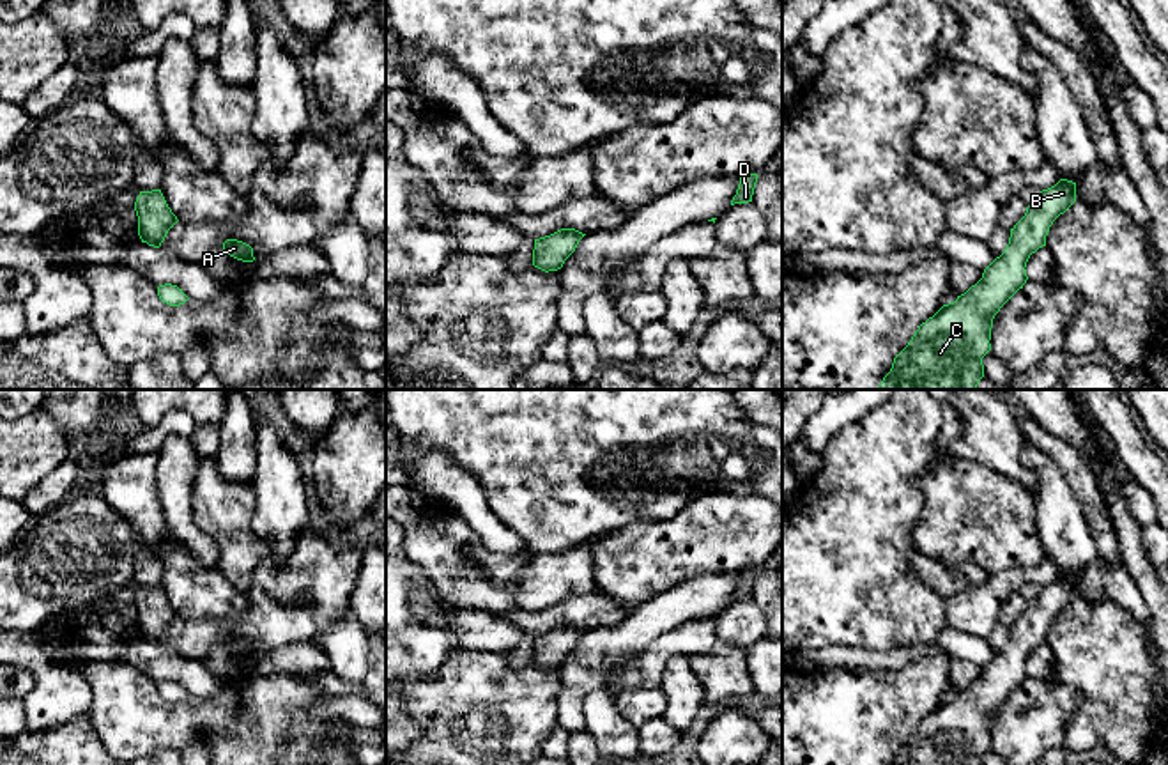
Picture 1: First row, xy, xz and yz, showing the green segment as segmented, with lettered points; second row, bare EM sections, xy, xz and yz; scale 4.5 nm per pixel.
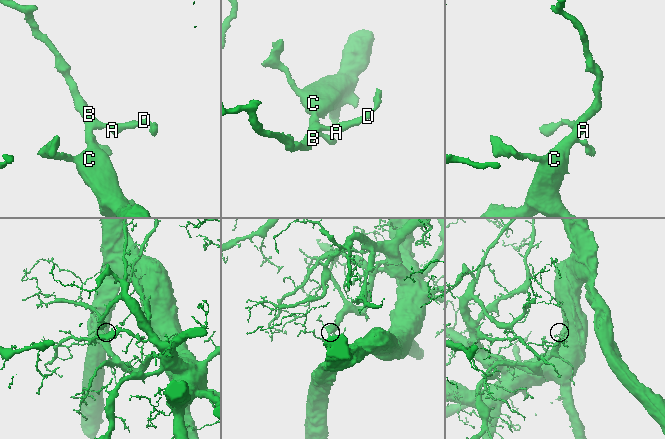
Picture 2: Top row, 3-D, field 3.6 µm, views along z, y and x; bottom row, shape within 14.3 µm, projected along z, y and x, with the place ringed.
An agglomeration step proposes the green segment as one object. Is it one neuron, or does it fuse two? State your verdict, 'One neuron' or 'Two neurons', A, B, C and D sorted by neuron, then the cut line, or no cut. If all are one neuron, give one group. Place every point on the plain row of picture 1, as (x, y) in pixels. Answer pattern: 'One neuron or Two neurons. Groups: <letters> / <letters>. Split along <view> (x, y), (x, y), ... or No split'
One neuron. Groups: A B C D. No split

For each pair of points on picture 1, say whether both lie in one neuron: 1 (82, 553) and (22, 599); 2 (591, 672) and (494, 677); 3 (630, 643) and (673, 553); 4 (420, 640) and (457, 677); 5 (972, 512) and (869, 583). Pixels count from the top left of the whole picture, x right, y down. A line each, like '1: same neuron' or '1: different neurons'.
1: same neuron
2: different neurons
3: different neurons
4: different neurons
5: different neurons

